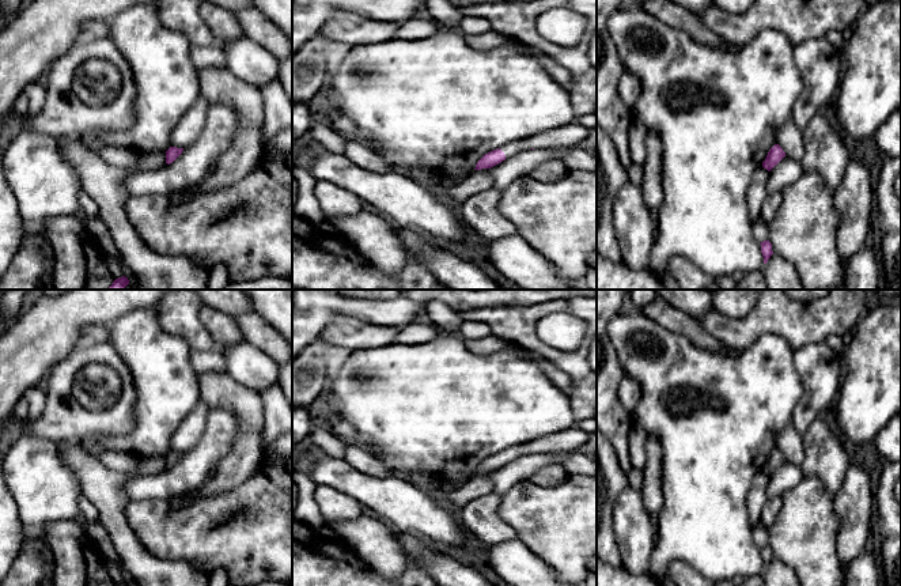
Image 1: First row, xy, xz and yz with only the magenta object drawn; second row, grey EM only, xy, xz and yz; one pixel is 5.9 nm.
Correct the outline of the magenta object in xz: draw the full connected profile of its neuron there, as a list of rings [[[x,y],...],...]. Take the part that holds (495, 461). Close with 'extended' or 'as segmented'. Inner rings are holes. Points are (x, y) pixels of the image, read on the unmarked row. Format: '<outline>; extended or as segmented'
[[[573,427],[548,434],[526,443],[511,446],[497,454],[485,458],[477,466],[474,475],[491,473],[506,465],[507,462],[511,462],[514,458],[530,453],[569,453],[587,443],[588,438],[588,432]]]; extended

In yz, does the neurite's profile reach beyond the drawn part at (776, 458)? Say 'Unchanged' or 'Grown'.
Unchanged

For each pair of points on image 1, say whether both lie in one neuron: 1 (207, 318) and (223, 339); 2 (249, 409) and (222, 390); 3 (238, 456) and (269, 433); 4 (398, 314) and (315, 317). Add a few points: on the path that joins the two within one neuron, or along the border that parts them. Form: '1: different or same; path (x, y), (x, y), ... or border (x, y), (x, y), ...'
1: same; path (212, 324), (222, 333)
2: same; path (242, 403), (228, 394)
3: different; border (262, 405), (264, 446)
4: same; path (378, 312), (336, 306)

